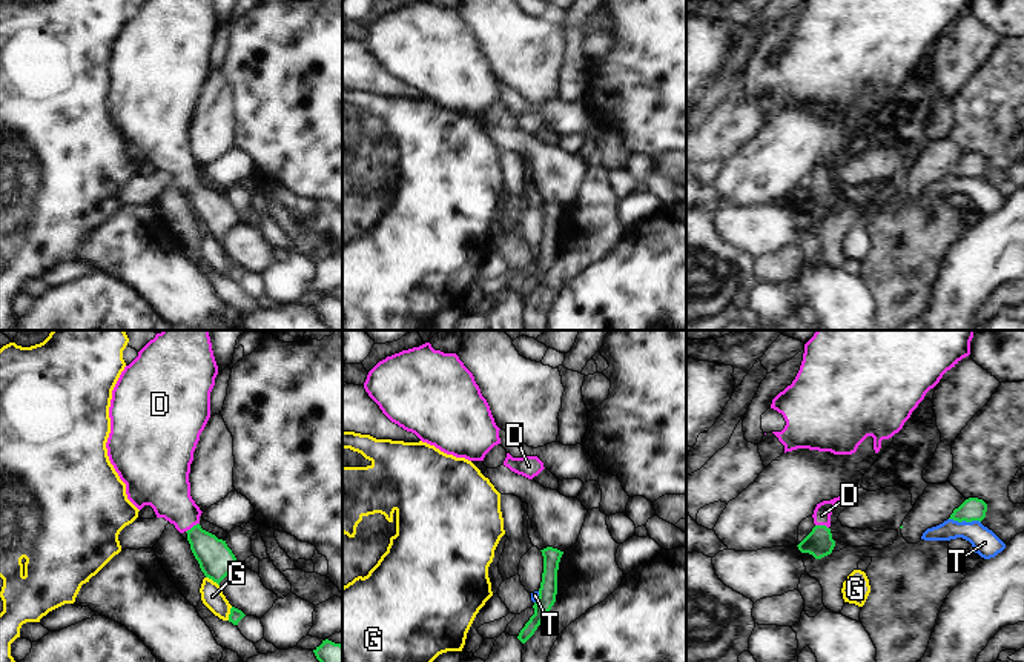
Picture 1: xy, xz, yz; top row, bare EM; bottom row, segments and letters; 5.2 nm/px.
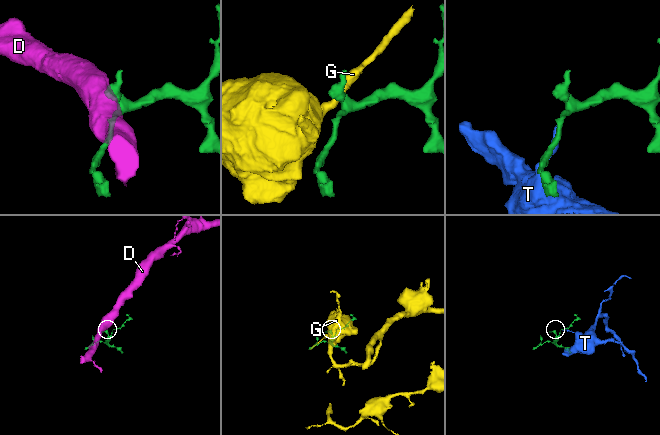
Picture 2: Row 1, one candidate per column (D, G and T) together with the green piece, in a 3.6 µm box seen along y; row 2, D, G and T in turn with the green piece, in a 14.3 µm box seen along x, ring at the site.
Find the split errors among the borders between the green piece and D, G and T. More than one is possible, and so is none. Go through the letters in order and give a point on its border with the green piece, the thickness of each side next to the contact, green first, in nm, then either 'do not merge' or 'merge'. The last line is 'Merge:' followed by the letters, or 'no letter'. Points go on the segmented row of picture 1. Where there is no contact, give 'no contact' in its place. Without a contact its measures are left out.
D: xy (194, 526) | 180/240 nm | merge
G: xy (212, 579) | 180/120 nm | do not merge
T: yz (964, 519) | 120/140 nm | do not merge
Merge: D

